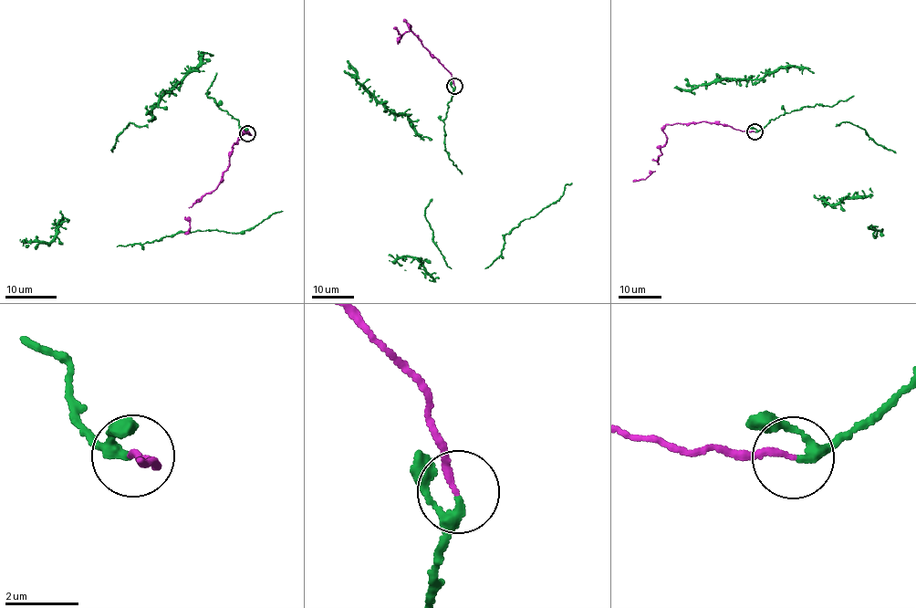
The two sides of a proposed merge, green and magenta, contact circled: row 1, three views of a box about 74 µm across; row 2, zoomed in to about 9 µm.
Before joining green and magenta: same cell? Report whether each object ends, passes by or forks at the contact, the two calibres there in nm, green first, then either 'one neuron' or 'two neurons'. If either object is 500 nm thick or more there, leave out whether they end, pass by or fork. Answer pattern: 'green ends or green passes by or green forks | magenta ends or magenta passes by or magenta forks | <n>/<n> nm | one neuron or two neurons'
green passes by | magenta ends | 240/160 nm | one neuron

